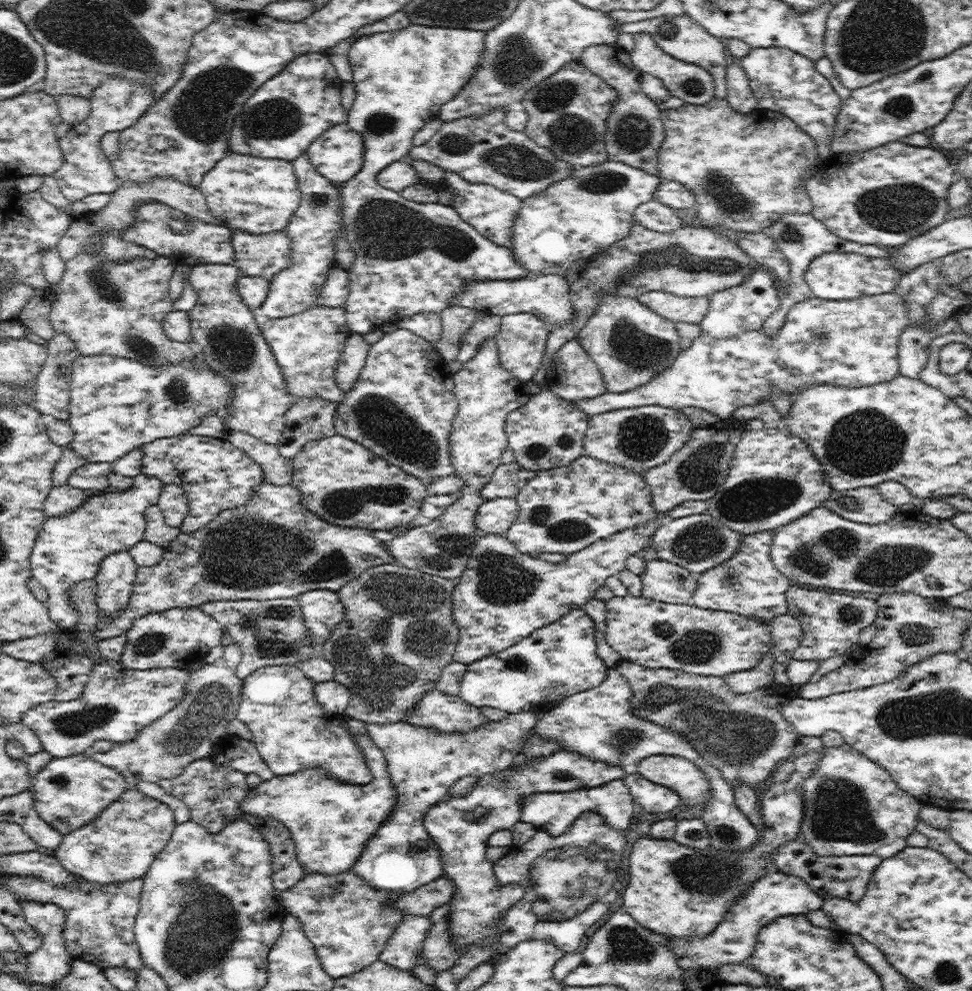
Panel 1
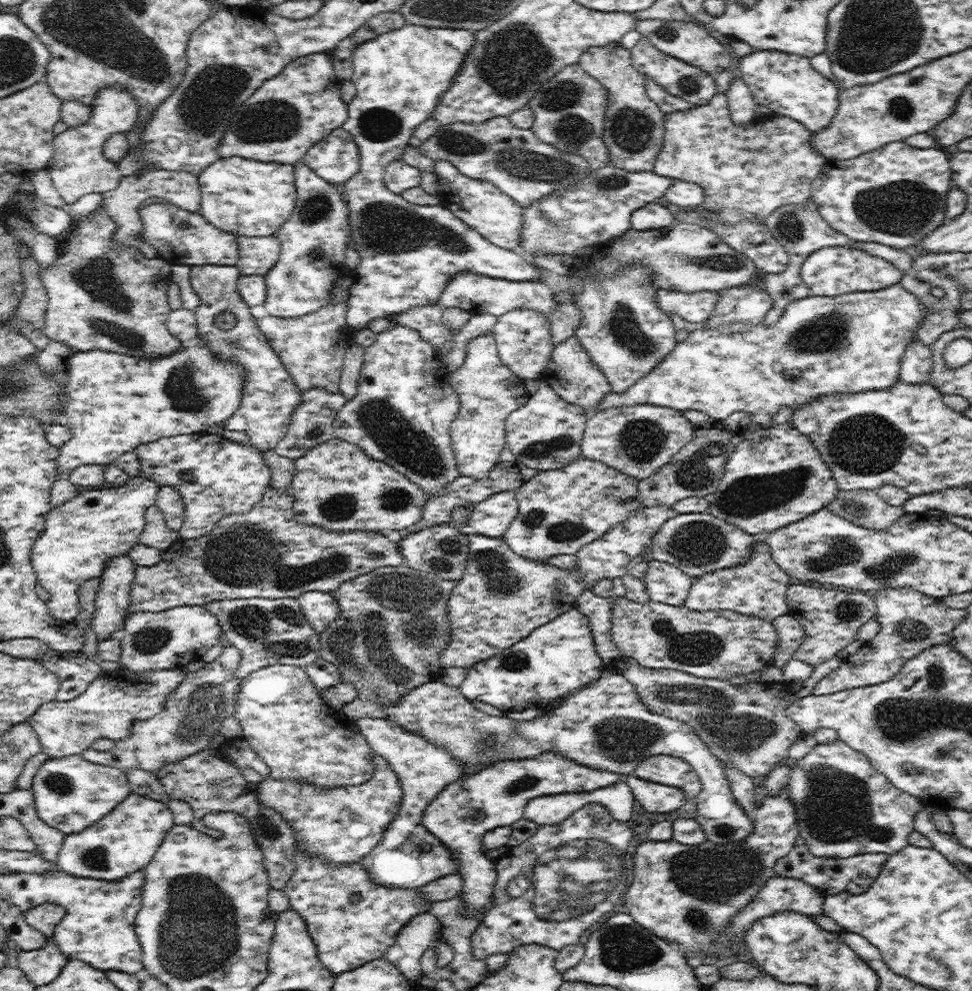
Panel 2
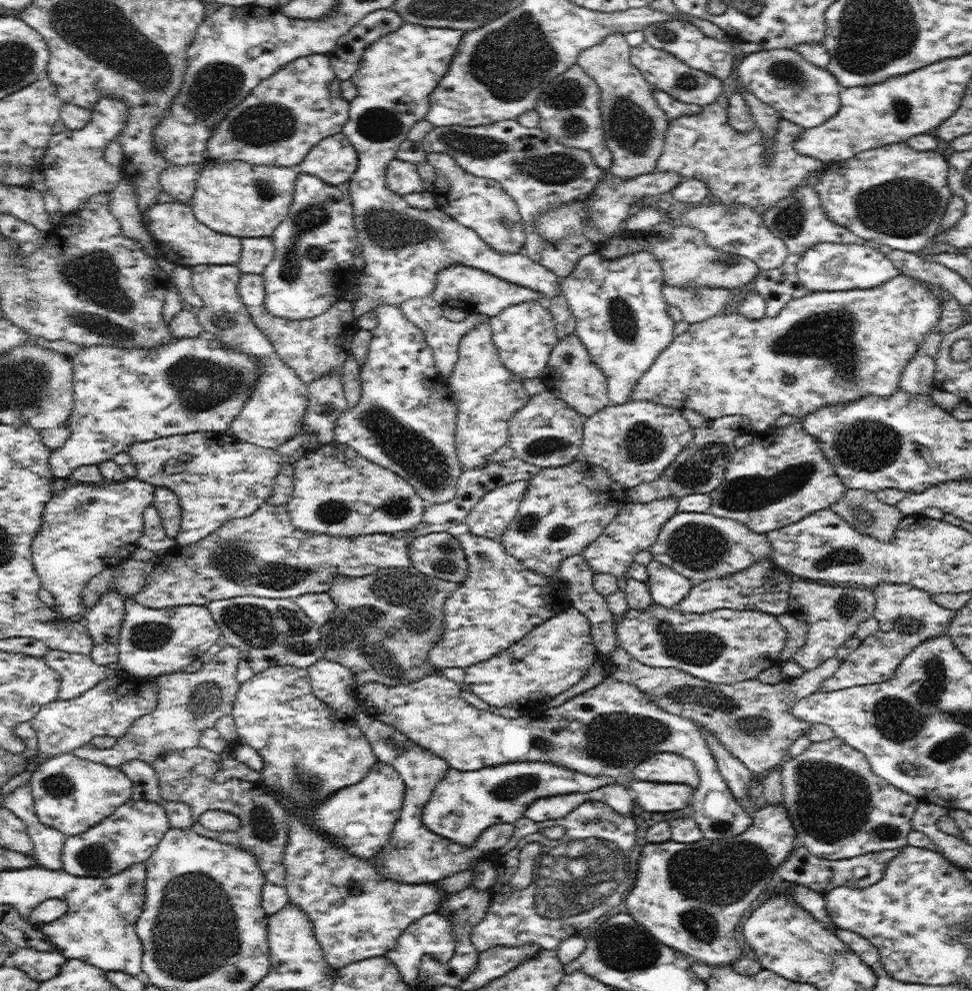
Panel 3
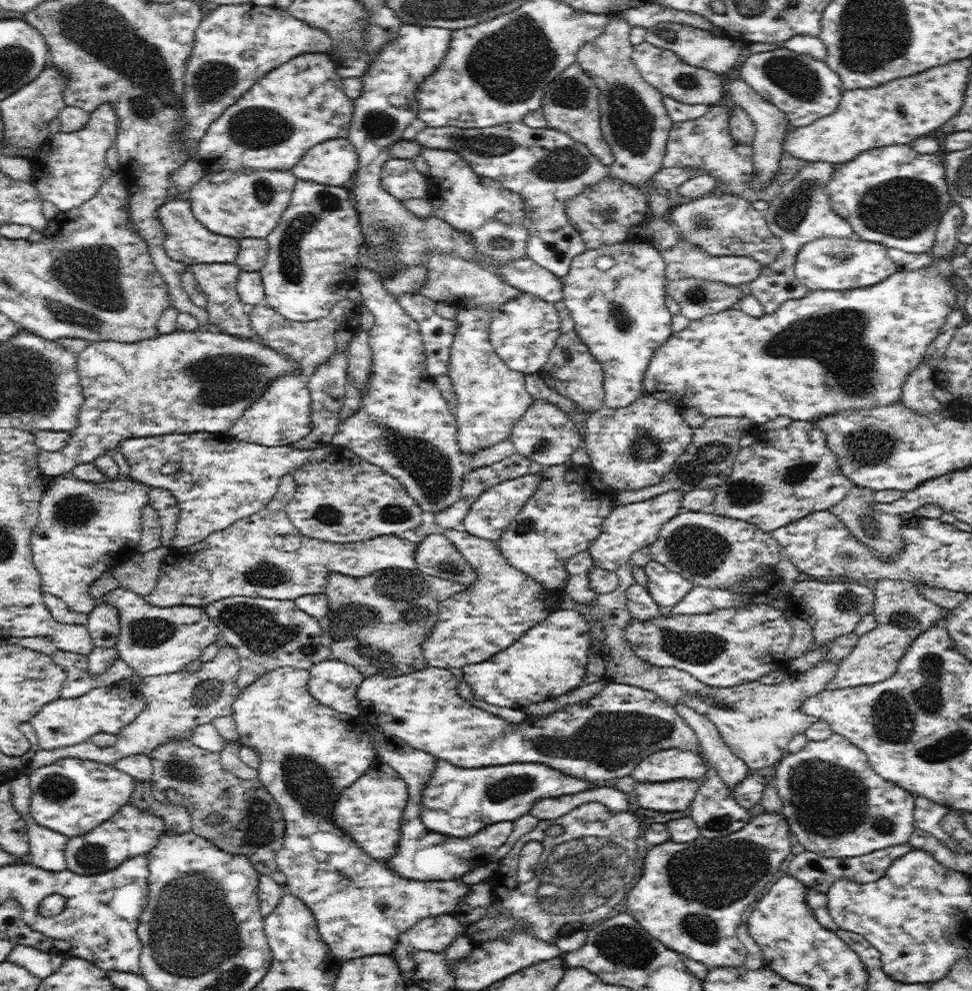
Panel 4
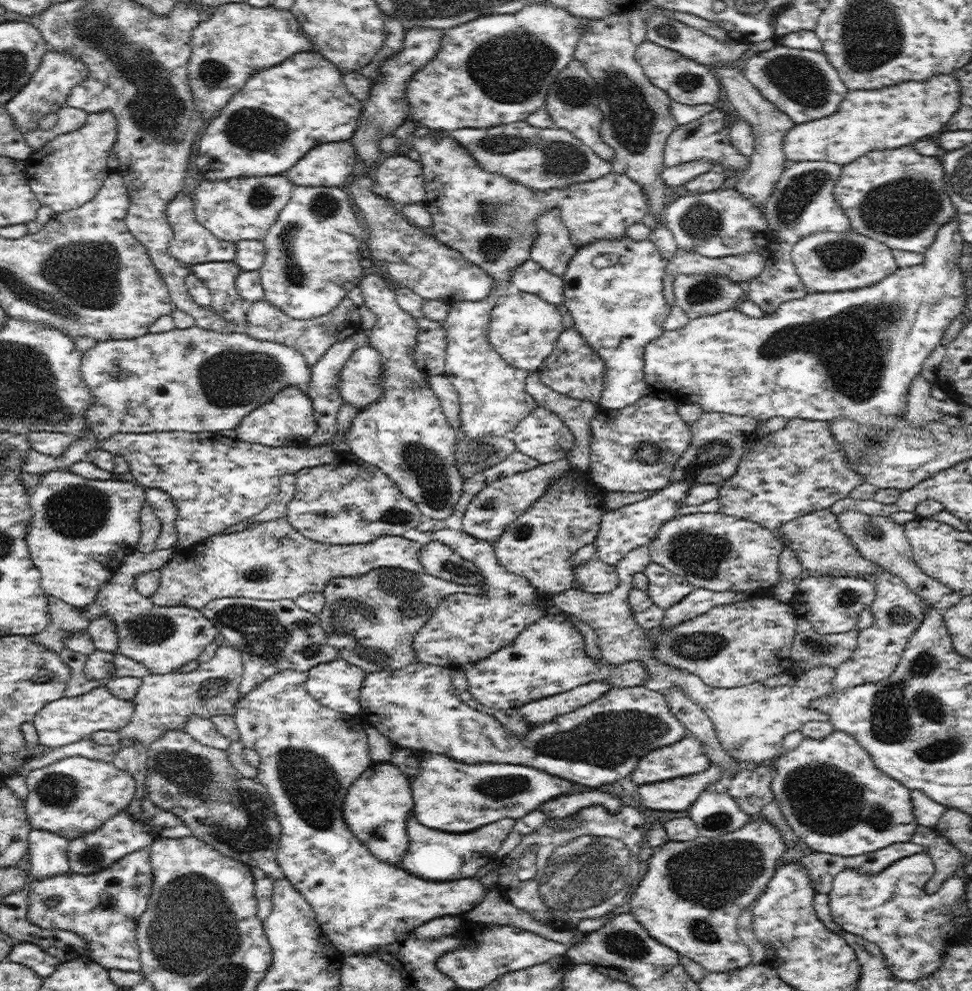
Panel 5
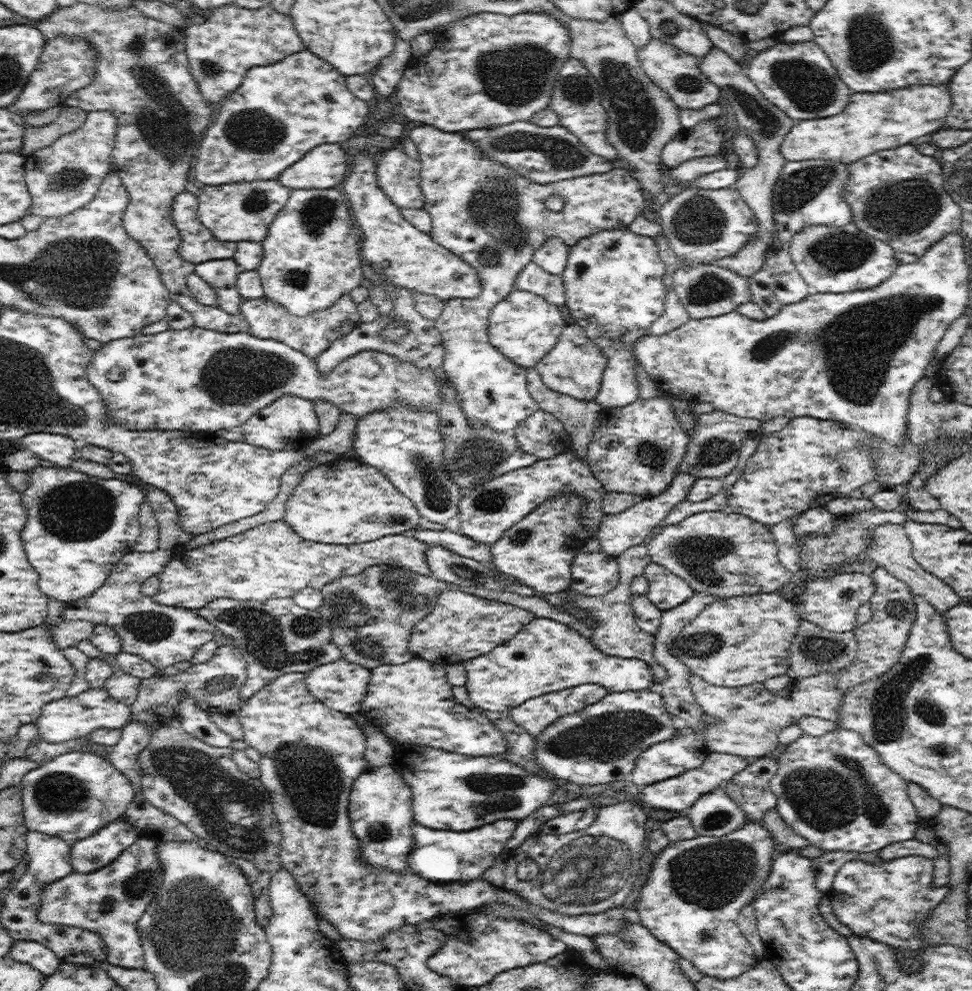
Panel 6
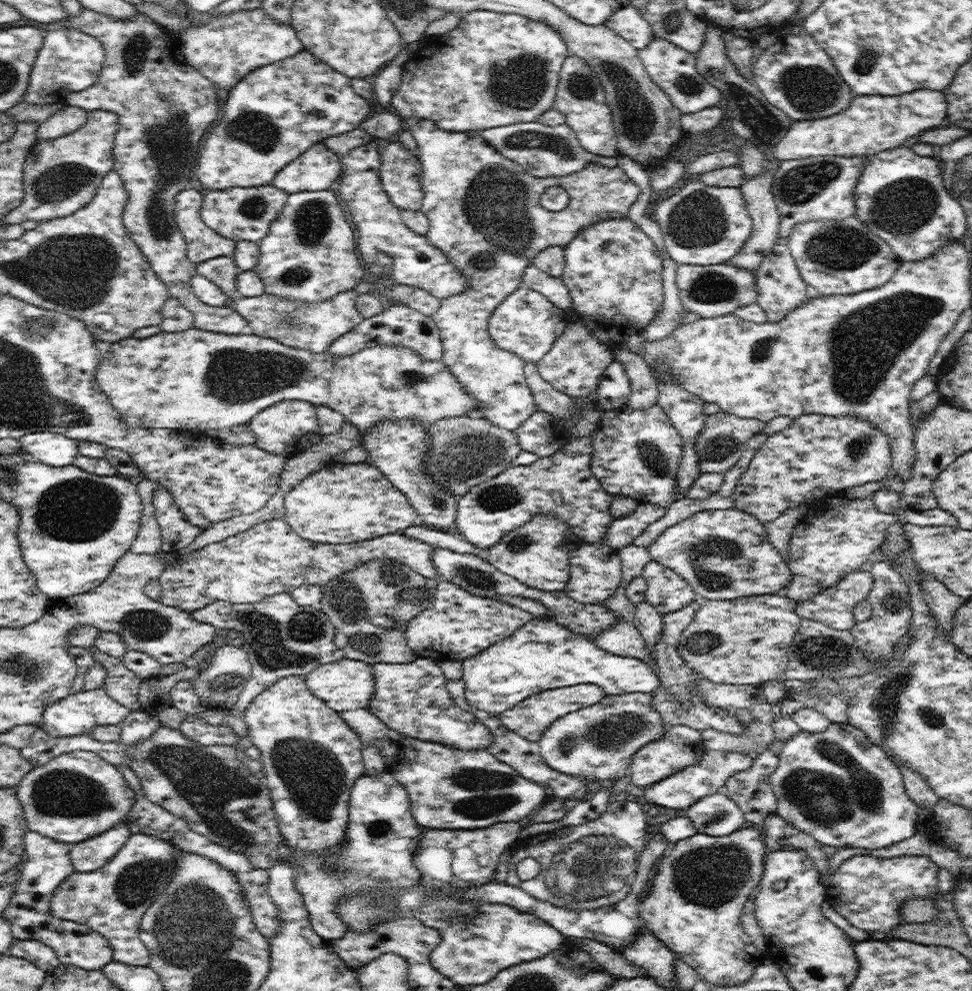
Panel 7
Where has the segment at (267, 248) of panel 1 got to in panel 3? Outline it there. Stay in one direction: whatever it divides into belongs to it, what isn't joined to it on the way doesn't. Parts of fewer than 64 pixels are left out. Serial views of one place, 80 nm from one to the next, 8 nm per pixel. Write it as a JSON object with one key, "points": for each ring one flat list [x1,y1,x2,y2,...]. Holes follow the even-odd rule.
{"points":[[270,237,241,238,241,256,237,265,242,274,264,273,274,257,274,243]]}

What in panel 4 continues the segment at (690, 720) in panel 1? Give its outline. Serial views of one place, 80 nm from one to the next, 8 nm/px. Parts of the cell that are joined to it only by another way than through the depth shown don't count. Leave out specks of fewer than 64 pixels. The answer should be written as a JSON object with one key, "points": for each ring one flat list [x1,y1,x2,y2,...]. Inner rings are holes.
{"points":[[649,547,637,550,626,564,619,566,615,571,619,578,616,590,608,594,597,594,591,604,574,602,563,590,560,593,559,608,577,610,586,617,590,626,592,623,600,623,603,626,607,637,602,642,601,654,608,665,607,677,610,680,650,690,672,707,679,702,687,704,698,714,706,716,716,726,721,739,730,751,749,768,752,770,774,768,788,754,790,740,798,734,803,734,812,723,817,721,817,717,801,712,802,701,816,693,821,693,826,683,837,674,839,665,832,661,820,662,806,672,789,674,782,682,775,685,767,685,755,680,743,685,722,688,704,684,685,670,676,667,666,668,644,662,636,656,629,642,624,638,624,629,632,618,627,607,626,589,635,581,632,569,635,566,644,568,652,560]]}

